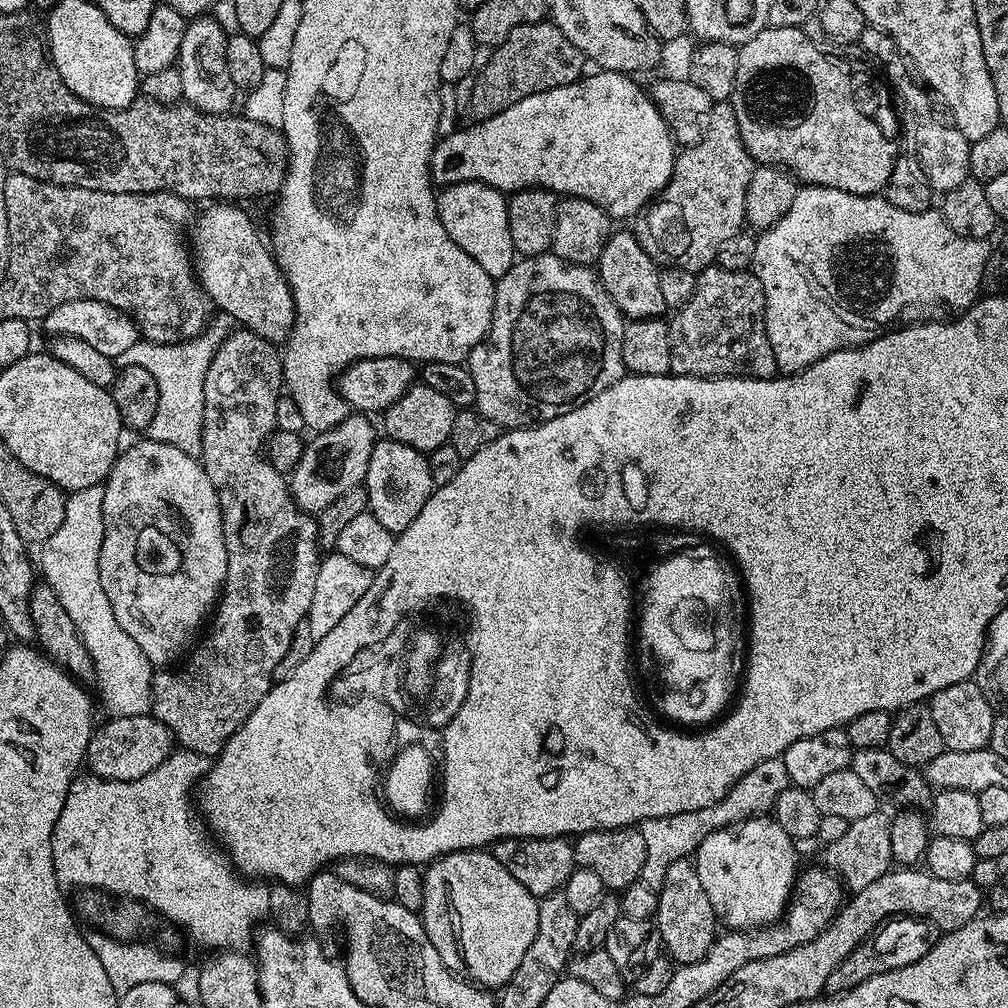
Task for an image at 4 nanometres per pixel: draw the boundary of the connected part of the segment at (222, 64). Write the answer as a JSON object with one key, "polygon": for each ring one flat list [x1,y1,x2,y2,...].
{"polygon":[[205,14,189,19,184,26,182,34,182,50,178,67,182,74,182,90,184,91,184,100,194,105,200,112,208,112,211,116,222,116,229,111,228,108,235,102,236,96,238,100,238,90,234,86,233,80,230,78,230,70,226,66,226,42,229,33,224,32,224,28,216,20,211,20,211,15]]}

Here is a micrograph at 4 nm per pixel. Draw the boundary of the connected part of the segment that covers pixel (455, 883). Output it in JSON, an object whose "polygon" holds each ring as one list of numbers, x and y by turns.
{"polygon":[[473,850,471,852,451,852,445,856,439,856,433,860,431,864,423,869,424,874,424,901,422,902,422,910,419,915,424,921,424,929,430,938,430,942,434,946,434,950,438,950,438,954,442,958,442,962,449,970,457,974,463,974,471,983,489,990,499,990,503,988,505,982,514,974,514,970,518,970,518,965,522,962,522,954,526,954,526,949,530,947,530,942,534,942,534,934,538,934,538,906,539,899,530,894,530,890,526,890,526,886,522,886,522,882,517,882,510,875,506,866,502,866,502,862,498,862,498,858,494,858,491,851]]}

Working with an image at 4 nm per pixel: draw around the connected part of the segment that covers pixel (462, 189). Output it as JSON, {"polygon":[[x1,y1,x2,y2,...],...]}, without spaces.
{"polygon":[[480,180,458,182,439,189,436,209,442,226,446,226,446,234,450,234,457,246,466,250,466,254,470,254,470,258,474,258,474,262,478,262,478,266,486,270,486,274,494,278,507,277,517,255,510,242,508,201,505,193,483,184]]}

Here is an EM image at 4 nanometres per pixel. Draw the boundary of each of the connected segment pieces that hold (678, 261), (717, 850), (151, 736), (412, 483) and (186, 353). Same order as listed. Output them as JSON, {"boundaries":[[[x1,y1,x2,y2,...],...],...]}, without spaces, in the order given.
{"boundaries":[[[731,102,713,103,712,119,708,121,708,129,704,131,703,138,697,144,687,145,677,155,670,182,635,221,637,224,634,225,634,231,646,254,650,254,650,258,660,266,681,268,694,273,707,268,715,261,718,246,722,246,726,238,745,227,746,190,750,186,753,167,752,156,742,142,742,134,738,134,738,118,734,118,734,106]],[[768,814,751,816,741,824,719,828,714,830,714,834,706,834,706,838,702,838,694,853,698,879,706,890,706,898,710,898,717,921,725,929,751,930,765,924,775,924,784,915,798,879,796,848,797,841,786,834,786,830,782,830,782,826,778,826,775,818]],[[149,714,147,716,135,716,134,718,118,718,113,716,105,719,105,724,95,729,88,743,88,754,86,757,86,768,93,776,101,776,103,780,137,780,150,770,162,766,162,762,174,751,174,741,172,732,162,722,158,722,156,717]],[[387,438,377,439,362,487,368,491,368,511,382,522,382,526,386,526,386,530,399,534,410,526,410,522,414,522,414,518,418,518,422,506,426,506,433,494,428,457,414,450,414,446]],[[213,319,210,327,195,336,193,340,181,340,178,344,137,342,134,346,130,346,130,350,119,356,121,365,142,366,150,370,150,374,154,374,158,382,158,410,154,410,154,419,146,429,147,439,178,446,178,450,199,457,202,446,202,406,206,370,210,370,210,362,229,331,229,325,226,326,222,321]]]}

